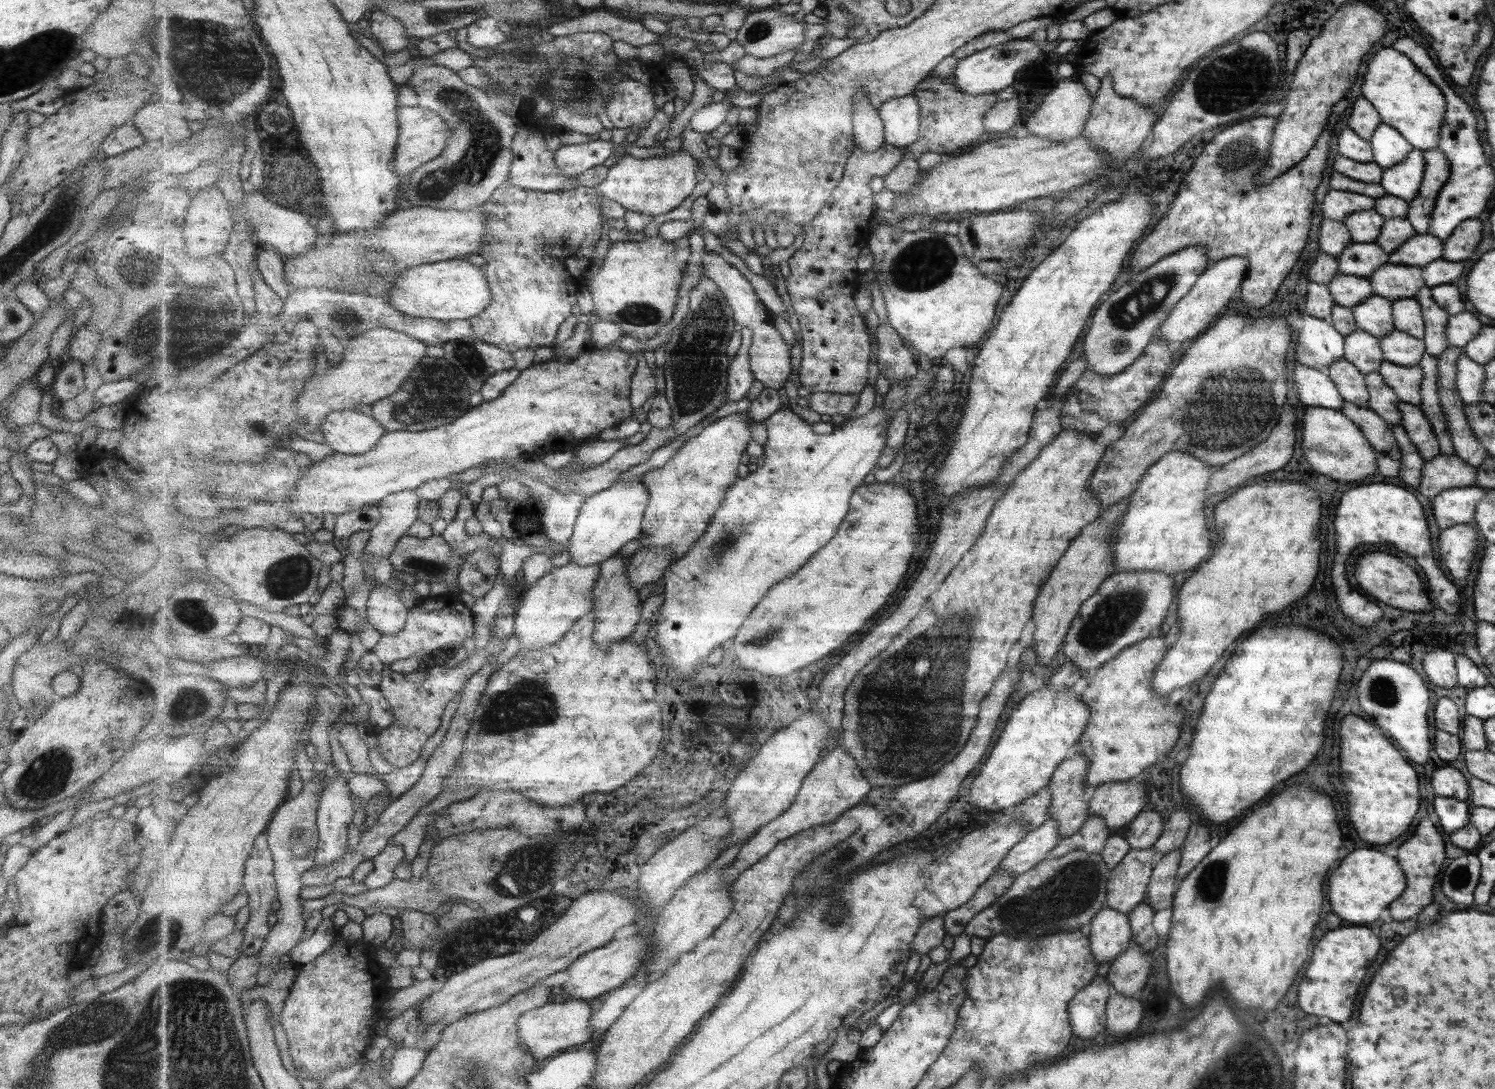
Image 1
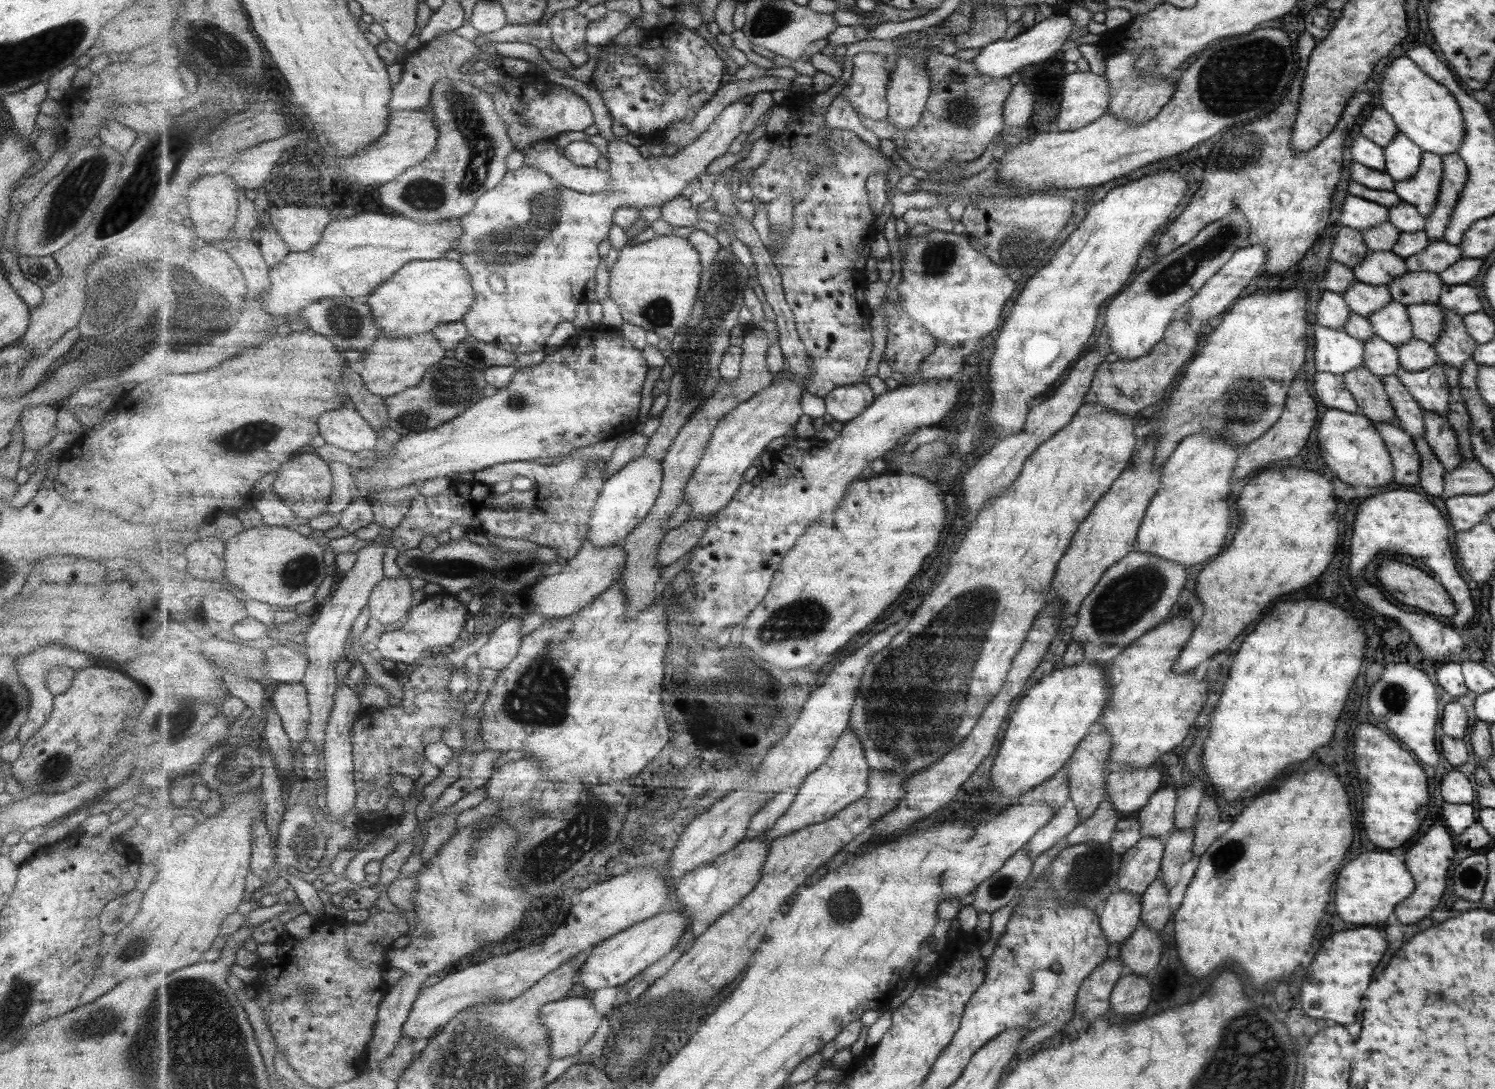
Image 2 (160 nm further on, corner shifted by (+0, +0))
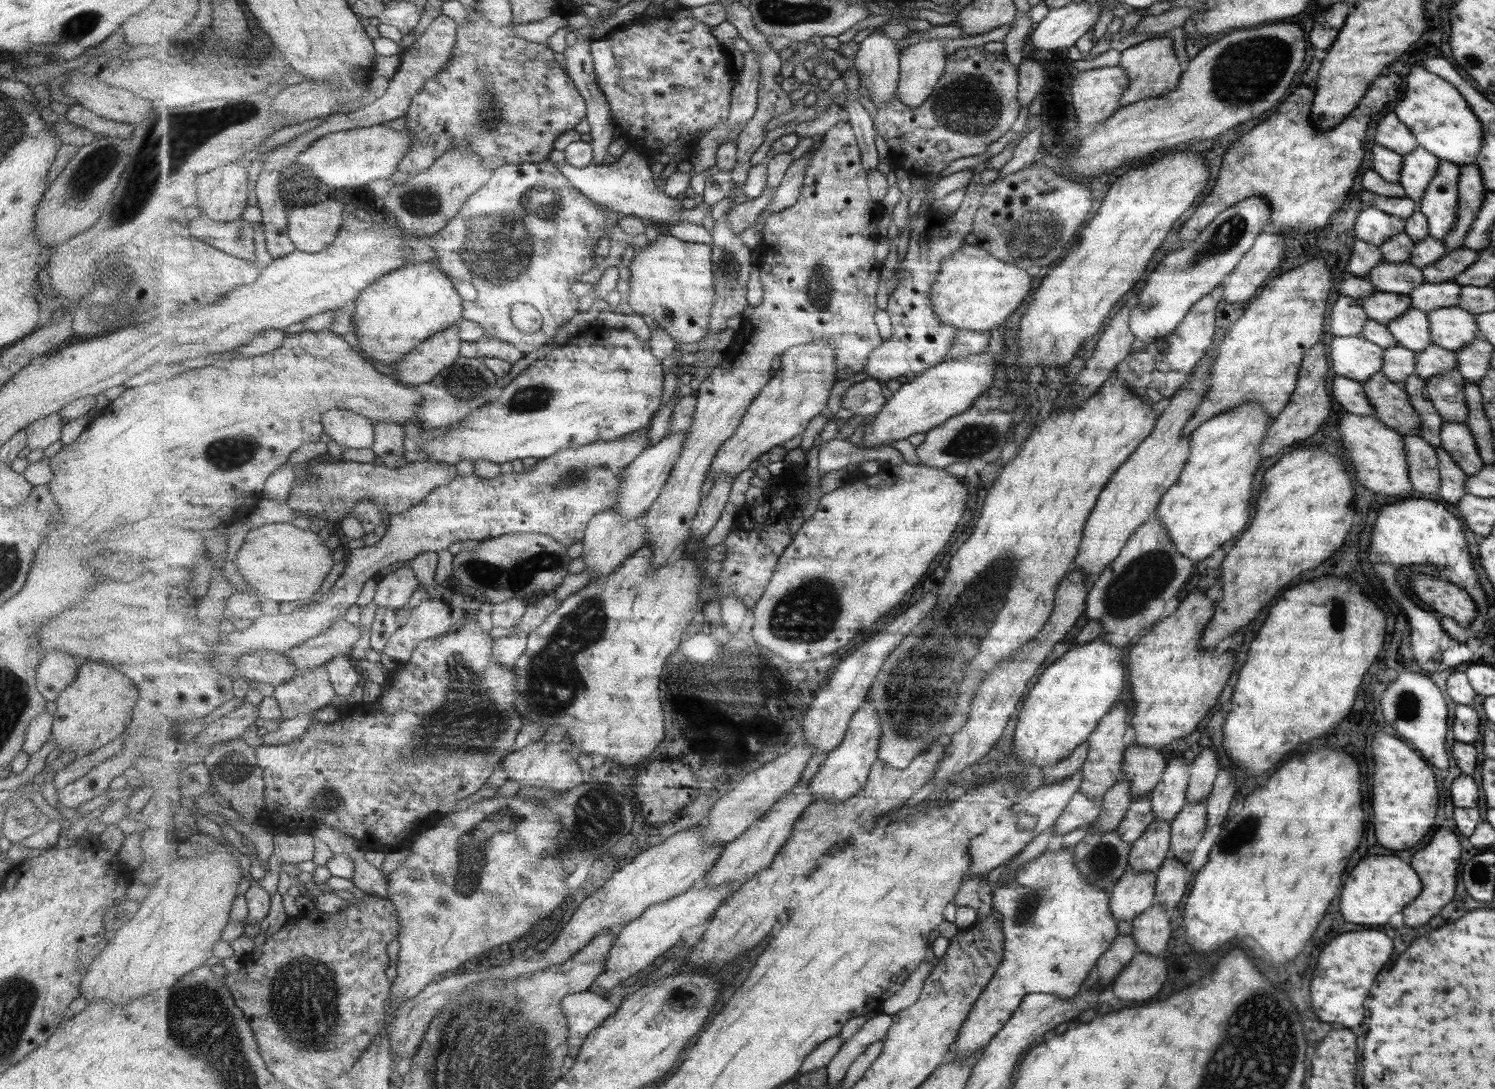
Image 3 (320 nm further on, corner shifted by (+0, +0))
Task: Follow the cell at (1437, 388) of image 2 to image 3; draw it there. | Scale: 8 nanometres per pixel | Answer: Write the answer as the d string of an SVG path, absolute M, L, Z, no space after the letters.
M1457 370L1444 372L1425 380L1428 399L1438 410L1444 422L1463 423L1468 415L1465 404L1464 384L1466 381Z

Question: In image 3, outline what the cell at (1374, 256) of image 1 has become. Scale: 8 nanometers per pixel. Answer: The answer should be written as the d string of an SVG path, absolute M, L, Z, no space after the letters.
M1382 261L1369 271L1367 280L1379 292L1408 295L1416 286L1424 283L1424 274L1408 262L1391 264Z

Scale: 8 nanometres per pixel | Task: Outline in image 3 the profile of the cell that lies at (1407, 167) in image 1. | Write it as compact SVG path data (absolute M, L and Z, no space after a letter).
M1440 159L1431 183L1423 191L1417 208L1426 218L1428 235L1439 241L1454 227L1458 209L1457 179L1460 173L1458 165Z

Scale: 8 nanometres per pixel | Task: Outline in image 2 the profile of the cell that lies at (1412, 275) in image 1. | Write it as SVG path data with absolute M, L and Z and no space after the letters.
M1417 271L1402 274L1386 287L1392 294L1392 300L1407 307L1410 304L1437 305L1444 285L1438 274Z

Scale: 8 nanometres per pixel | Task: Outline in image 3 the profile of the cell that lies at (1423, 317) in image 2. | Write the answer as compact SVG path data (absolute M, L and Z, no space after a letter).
M1458 306L1425 312L1430 320L1431 344L1455 351L1466 348L1478 334L1476 315Z

